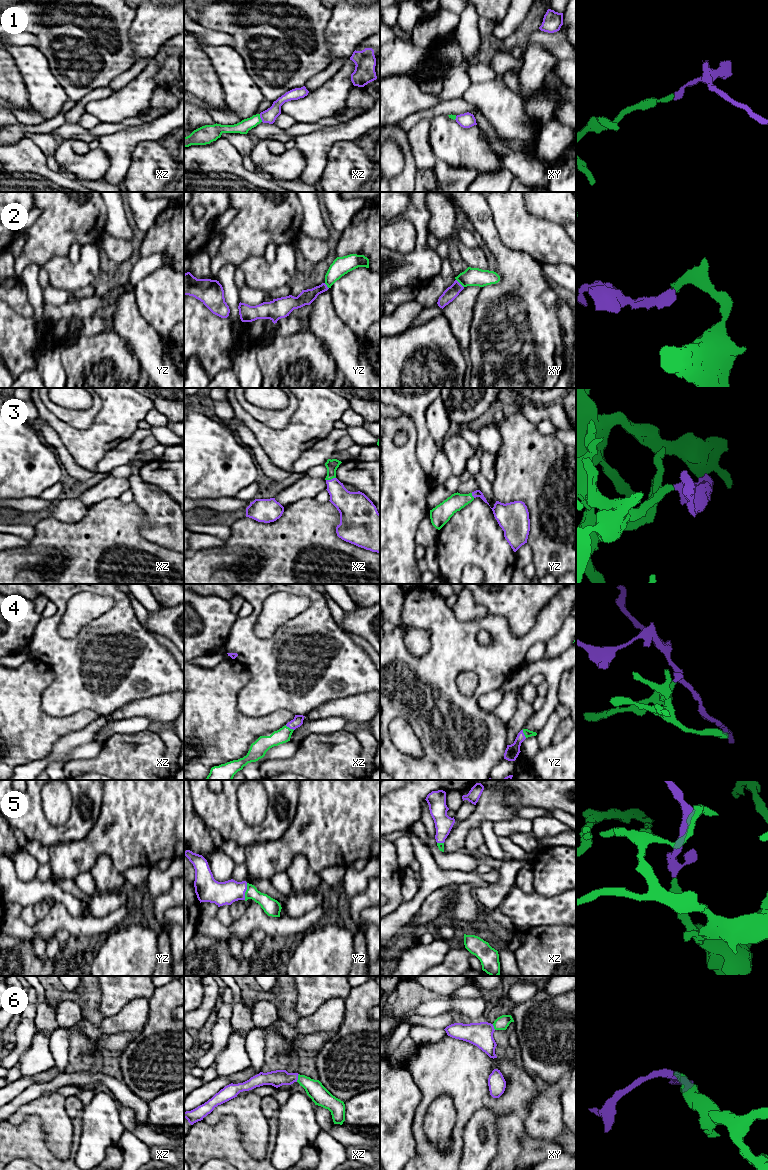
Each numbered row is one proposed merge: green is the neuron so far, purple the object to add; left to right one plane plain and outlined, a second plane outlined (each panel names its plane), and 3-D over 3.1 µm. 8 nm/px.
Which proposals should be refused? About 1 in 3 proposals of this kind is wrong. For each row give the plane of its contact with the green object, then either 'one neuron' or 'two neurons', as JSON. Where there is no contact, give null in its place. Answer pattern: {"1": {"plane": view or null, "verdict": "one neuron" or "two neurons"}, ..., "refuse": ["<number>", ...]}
{"1": {"plane": "xz", "verdict": "two neurons"}, "2": {"plane": "xy", "verdict": "two neurons"}, "3": {"plane": "xz", "verdict": "one neuron"}, "4": {"plane": "xz", "verdict": "one neuron"}, "5": {"plane": "yz", "verdict": "one neuron"}, "6": {"plane": "xz", "verdict": "one neuron"}, "refuse": ["1", "2"]}

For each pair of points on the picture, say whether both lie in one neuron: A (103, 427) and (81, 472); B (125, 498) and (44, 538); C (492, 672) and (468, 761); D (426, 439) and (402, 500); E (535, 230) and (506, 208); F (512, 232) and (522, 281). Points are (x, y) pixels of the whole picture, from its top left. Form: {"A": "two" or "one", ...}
{"A": "two", "B": "two", "C": "one", "D": "two", "E": "one", "F": "two"}

